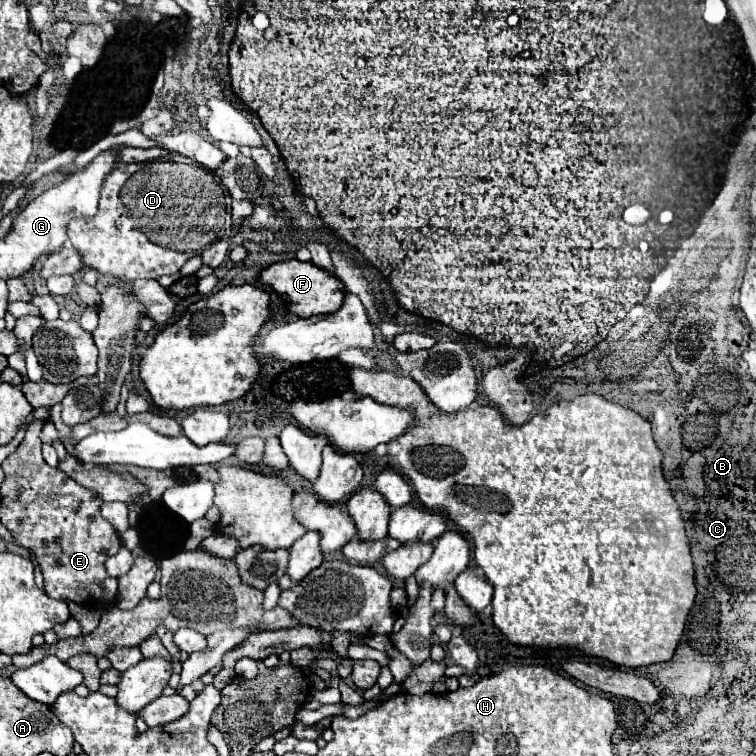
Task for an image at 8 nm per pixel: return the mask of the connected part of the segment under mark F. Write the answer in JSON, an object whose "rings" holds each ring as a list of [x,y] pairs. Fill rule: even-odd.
{"rings":[[[300,260],[276,262],[258,272],[258,282],[272,288],[272,292],[284,296],[288,300],[290,314],[298,318],[308,318],[314,314],[332,314],[342,306],[344,300],[344,284],[338,278],[314,266],[312,262],[300,262]]]}

